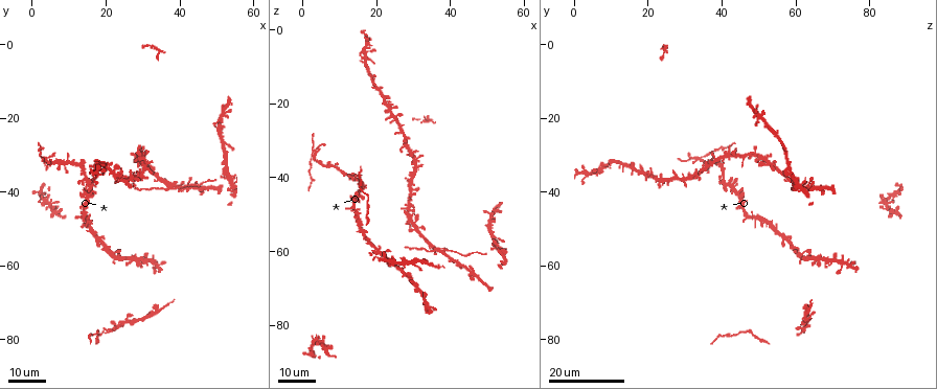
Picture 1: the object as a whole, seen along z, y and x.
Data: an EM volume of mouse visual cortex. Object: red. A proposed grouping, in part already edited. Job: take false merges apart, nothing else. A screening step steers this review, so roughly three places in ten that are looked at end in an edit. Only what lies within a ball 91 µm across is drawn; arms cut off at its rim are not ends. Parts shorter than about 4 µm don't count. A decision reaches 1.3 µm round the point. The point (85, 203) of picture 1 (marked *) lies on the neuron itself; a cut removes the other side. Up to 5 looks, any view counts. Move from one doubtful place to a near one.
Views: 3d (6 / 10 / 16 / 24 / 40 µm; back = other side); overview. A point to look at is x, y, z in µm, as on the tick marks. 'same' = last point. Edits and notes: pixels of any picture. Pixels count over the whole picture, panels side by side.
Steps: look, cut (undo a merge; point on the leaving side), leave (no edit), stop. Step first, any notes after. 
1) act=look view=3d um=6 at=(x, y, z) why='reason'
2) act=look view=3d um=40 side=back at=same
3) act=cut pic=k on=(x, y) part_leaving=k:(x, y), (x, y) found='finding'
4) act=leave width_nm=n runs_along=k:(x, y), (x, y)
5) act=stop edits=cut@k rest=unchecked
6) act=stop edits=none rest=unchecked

act=look view=3d um=16 at=(16.0, 38.0, 42.0)

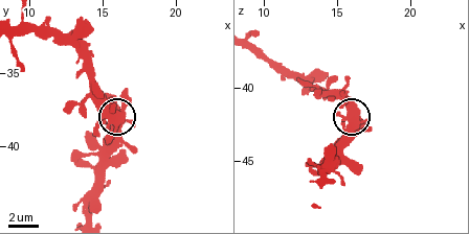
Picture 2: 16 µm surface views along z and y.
act=look view=3d um=6 at=same

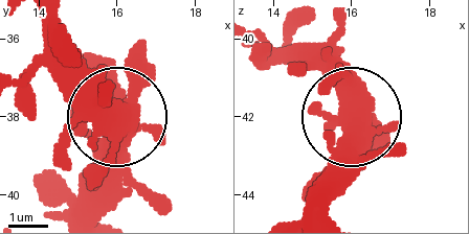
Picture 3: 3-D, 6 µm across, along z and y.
act=leave width_nm=430 found='all the same neuron'

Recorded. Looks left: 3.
act=look view=3d um=24 at=(37.5, 39.5, 60.0) why='side arm on a straight run'

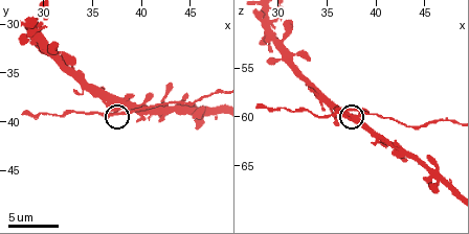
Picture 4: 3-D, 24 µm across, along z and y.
act=look view=3d um=6 at=(37.2, 39.2, 59.4) why='closer look'

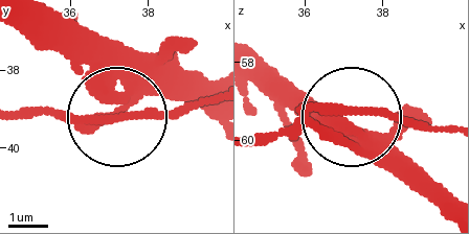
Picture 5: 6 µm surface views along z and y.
act=look view=3d um=6 side=back at=(37.20, 39.15, 59.30)

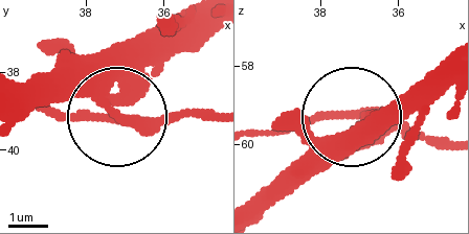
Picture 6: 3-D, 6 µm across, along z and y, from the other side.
act=cut pic=6 on=(63, 120) side_arm_um=19 found='two neurons meet here'

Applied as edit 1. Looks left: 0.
act=stop edits=cut@6 rest=unchecked

